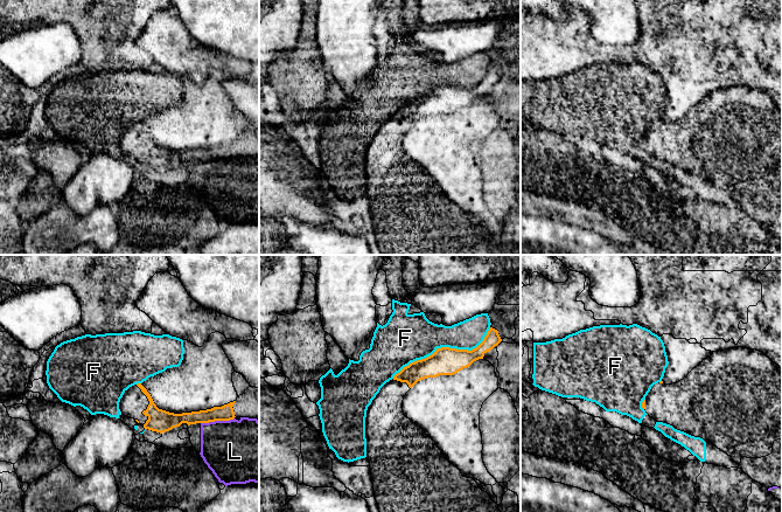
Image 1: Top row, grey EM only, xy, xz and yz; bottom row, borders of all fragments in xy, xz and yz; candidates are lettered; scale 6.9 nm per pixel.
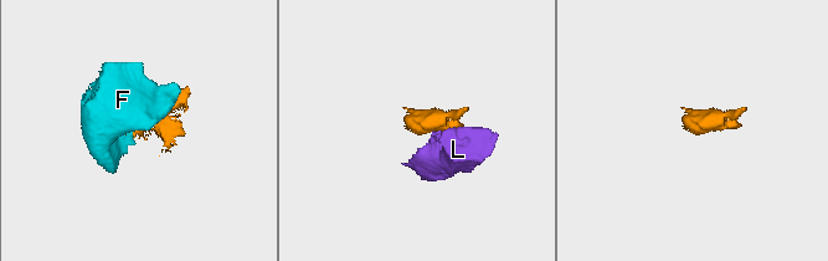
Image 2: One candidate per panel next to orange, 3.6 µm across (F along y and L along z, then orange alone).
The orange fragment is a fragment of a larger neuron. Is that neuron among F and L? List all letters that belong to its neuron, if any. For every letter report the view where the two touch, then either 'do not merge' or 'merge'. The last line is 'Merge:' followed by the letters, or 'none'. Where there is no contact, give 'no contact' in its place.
F: meets orange in xz; do not merge
L: meets orange in xy; do not merge
Merge: none

